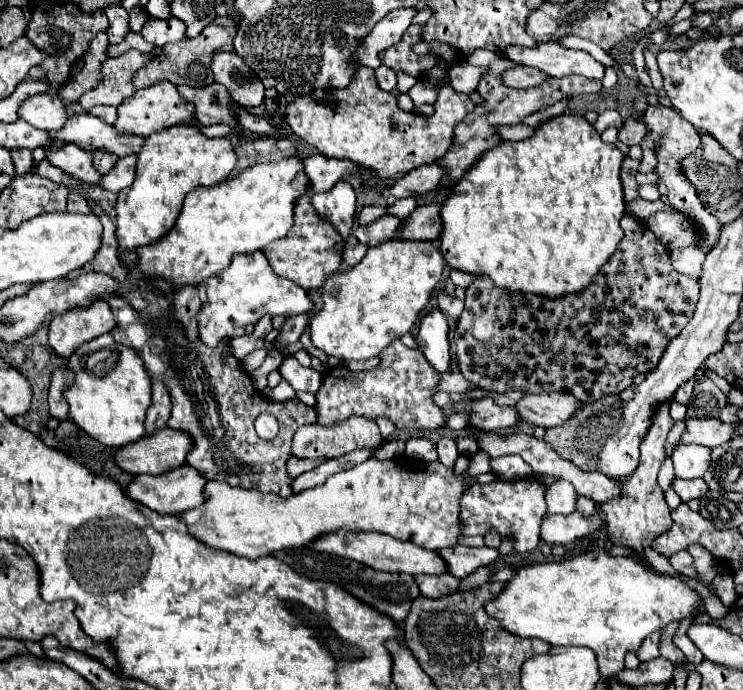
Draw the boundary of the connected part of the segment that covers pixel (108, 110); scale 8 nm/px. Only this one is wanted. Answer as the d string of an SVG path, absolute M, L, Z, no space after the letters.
M98 105L98 107L92 107L88 113L94 115L94 117L100 117L102 121L106 121L106 123L110 123L110 125L116 121L116 109L114 109L114 107Z

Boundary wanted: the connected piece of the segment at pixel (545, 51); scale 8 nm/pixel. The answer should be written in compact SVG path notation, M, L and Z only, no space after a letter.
M542 43L536 47L520 47L512 45L506 47L502 53L506 59L534 67L548 77L566 77L566 75L584 75L588 79L602 81L604 77L604 65L598 63L590 53L568 49L558 43Z

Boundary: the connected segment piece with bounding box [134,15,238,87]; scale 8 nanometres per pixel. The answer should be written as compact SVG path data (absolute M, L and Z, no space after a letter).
M228 15L228 17L216 17L196 39L182 39L178 43L170 43L164 47L162 55L156 57L154 61L150 61L146 67L142 67L136 75L134 75L134 83L136 87L150 87L154 83L160 81L170 81L174 85L190 85L190 87L206 87L214 83L212 77L212 69L210 69L210 61L212 55L216 51L234 51L234 37L236 37L236 21Z

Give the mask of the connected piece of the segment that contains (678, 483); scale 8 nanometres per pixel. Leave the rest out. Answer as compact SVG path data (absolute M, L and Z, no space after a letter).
M674 479L672 489L680 495L680 499L684 503L688 503L690 499L700 499L708 493L708 485L704 483L704 479L690 479L690 481L682 481L682 479Z

